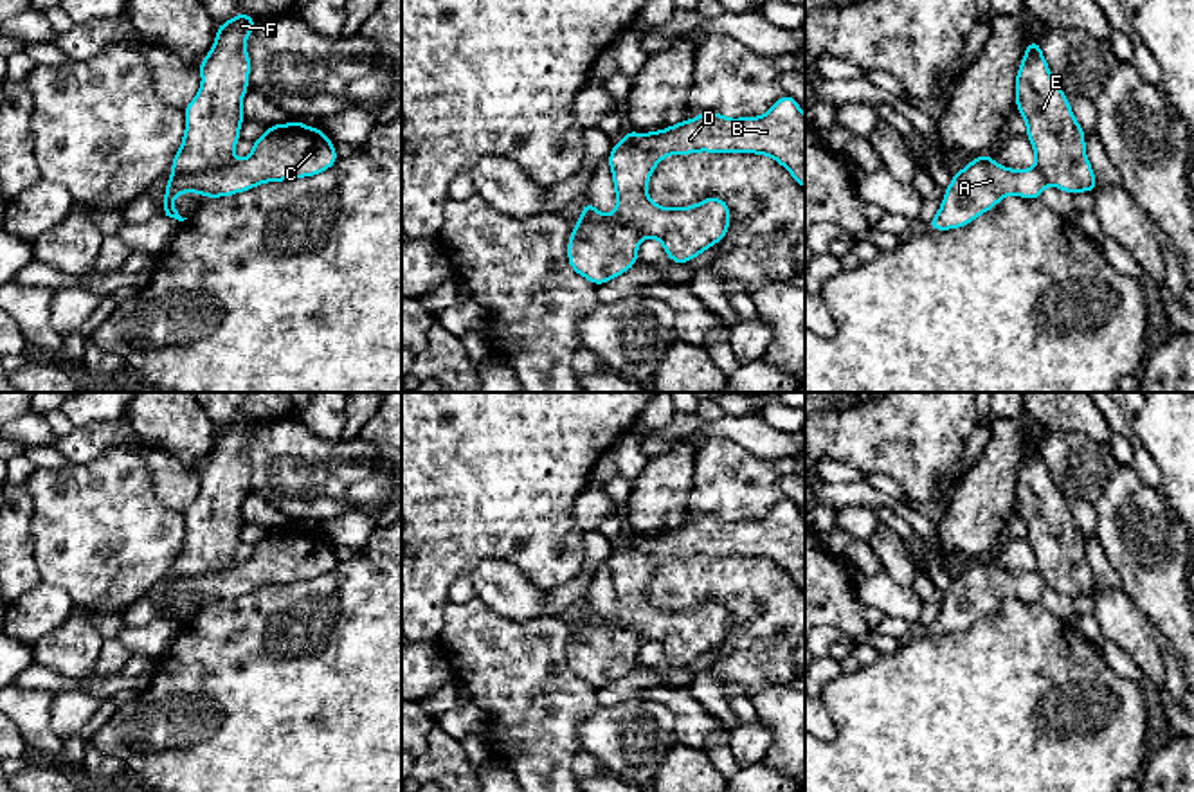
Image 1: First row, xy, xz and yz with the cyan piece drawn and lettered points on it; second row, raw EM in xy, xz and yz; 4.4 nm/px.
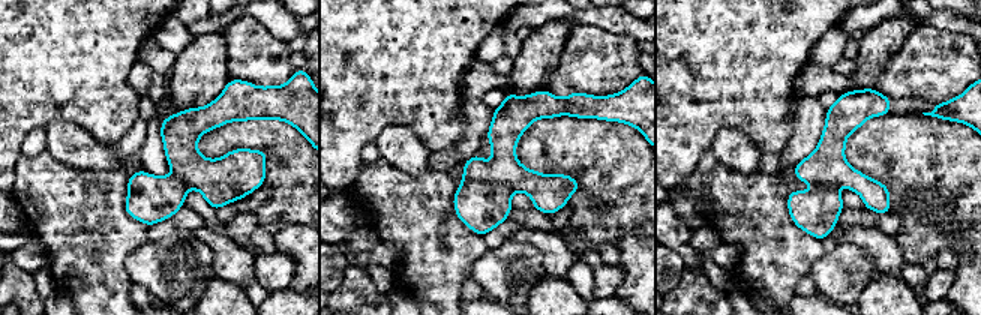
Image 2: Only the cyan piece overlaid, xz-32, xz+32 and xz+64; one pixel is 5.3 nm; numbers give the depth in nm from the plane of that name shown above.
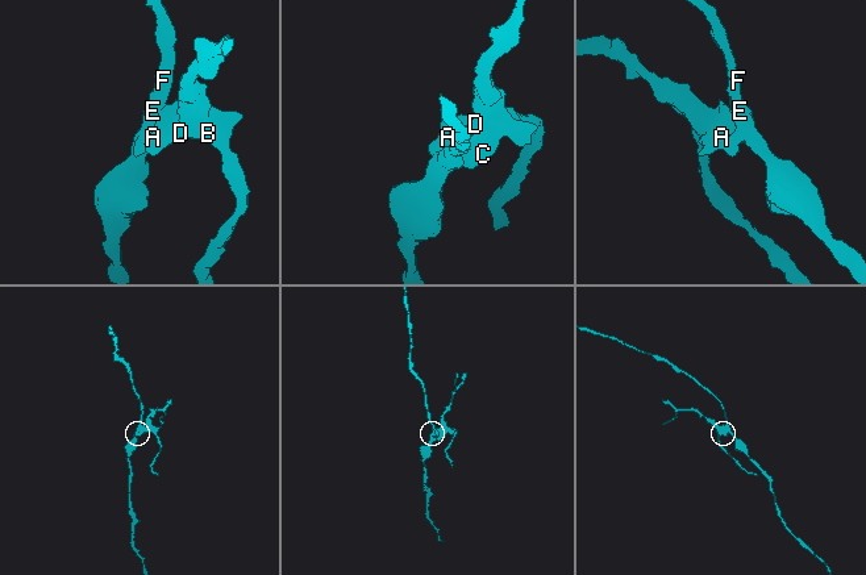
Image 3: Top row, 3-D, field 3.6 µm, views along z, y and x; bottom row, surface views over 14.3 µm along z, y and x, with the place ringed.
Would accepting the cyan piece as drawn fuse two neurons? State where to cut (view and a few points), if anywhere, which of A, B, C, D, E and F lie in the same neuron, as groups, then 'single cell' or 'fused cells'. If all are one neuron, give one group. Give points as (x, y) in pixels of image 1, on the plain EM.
cut in xy along (236, 562), (198, 576), (173, 578); A B C D / E F; fused cells

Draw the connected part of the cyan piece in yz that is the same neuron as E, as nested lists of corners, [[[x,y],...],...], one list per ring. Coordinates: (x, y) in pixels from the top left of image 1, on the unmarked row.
[[[1036,443],[1028,445],[1016,477],[1016,513],[1025,522],[1036,569],[1046,587],[1072,598],[1097,596],[1099,587],[1084,553],[1086,536]]]

